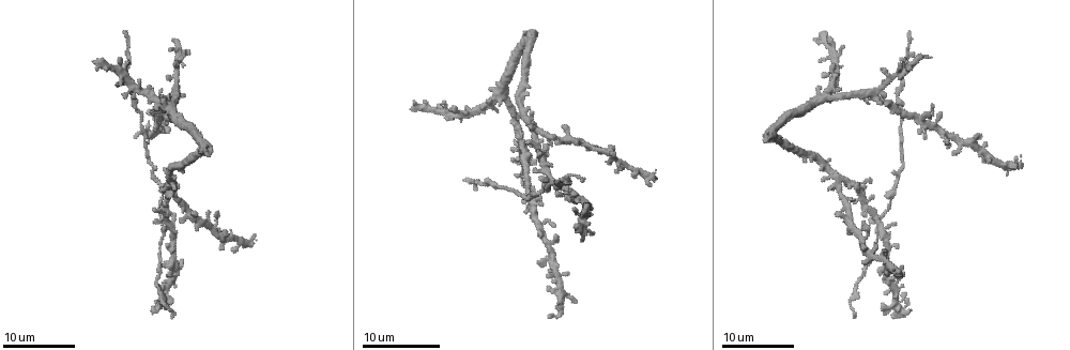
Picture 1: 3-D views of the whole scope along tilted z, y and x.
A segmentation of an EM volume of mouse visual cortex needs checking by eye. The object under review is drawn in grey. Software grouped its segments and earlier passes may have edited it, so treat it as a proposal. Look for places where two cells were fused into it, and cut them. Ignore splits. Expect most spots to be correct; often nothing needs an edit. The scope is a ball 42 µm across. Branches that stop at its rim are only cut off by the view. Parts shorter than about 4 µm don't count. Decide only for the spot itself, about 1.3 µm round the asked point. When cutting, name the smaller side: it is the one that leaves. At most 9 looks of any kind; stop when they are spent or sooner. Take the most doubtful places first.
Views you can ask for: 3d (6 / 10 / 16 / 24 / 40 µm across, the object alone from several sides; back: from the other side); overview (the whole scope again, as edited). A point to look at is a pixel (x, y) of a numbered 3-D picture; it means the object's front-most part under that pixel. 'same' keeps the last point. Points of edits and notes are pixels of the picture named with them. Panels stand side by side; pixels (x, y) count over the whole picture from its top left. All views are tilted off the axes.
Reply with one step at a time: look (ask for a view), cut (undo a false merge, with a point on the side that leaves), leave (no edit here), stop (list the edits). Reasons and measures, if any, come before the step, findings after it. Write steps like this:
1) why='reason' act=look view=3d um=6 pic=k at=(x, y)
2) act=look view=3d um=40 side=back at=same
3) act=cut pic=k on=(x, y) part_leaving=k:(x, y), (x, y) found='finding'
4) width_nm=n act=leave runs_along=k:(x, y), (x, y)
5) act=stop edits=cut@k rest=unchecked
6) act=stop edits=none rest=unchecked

why='thin arm on a thick one' act=look view=3d um=16 pic=1 at=(548, 183)

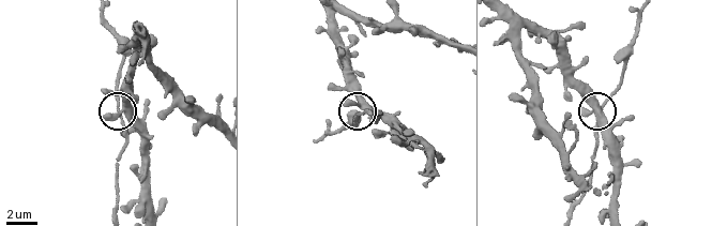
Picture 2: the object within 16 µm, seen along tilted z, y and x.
why='zoom in' act=look view=3d um=10 pic=2 at=(361, 113)

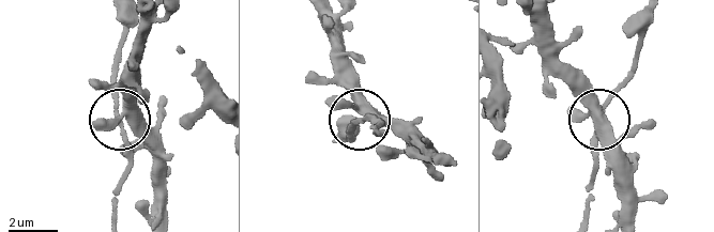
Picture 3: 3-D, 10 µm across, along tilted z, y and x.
arms=4 act=leave found='one cell here'

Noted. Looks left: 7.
why='three-way junction' act=look view=3d um=16 pic=1 at=(525, 148)

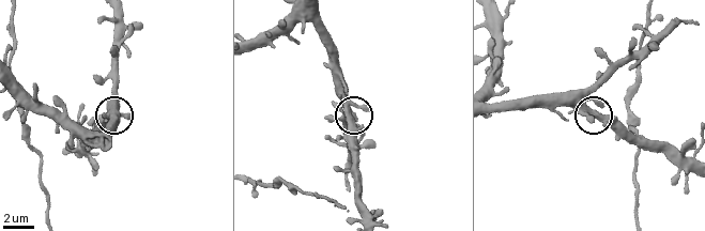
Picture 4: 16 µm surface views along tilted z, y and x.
act=look view=3d um=10 pic=4 at=(594, 113)

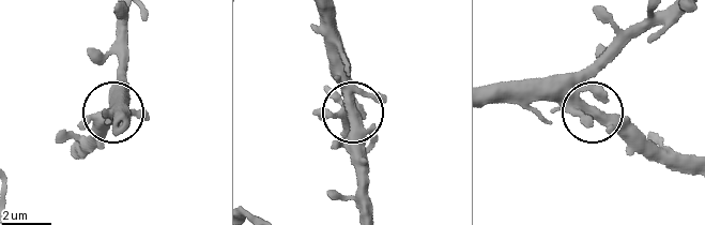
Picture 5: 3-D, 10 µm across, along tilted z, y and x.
side_arm_um=9 act=leave found='all the same cell'

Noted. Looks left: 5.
why='sudden change in width' act=look view=3d um=24 pic=1 at=(901, 84)

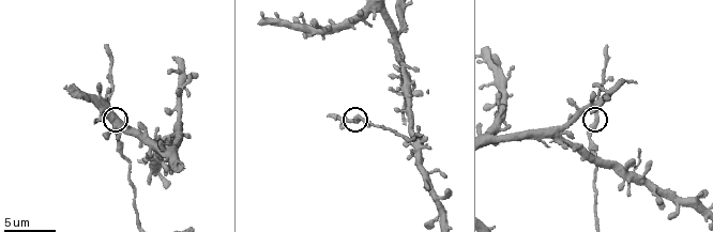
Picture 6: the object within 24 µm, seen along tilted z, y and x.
act=look view=3d um=6 pic=6 at=(598, 118)

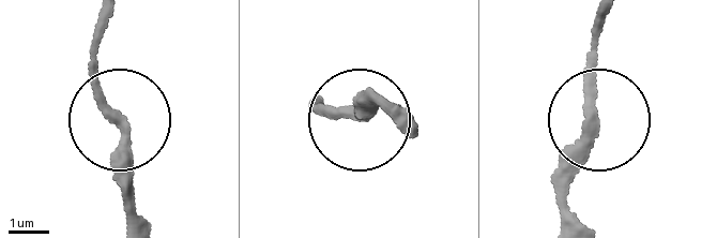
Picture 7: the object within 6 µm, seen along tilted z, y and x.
act=leave runs_along=7:(141, 213), (131, 142), (95, 79), (93, 31) found='one cell here'

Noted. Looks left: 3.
why='side arm on a straight run' act=look view=3d um=16 pic=6 at=(492, 137)

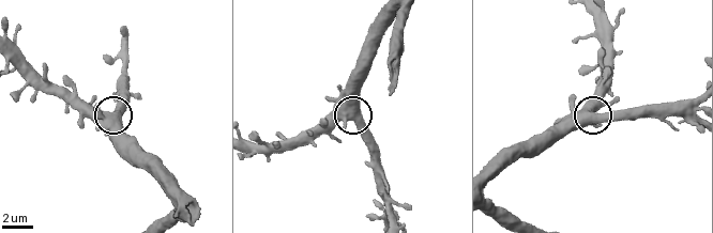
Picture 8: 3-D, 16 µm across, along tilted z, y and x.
arms=3 act=leave runs_along=8:(494, 177), (515, 158), (543, 150), (591, 113), (604, 82) found='continuous, no second cell'

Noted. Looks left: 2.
act=stop edits=none rest=unchecked

